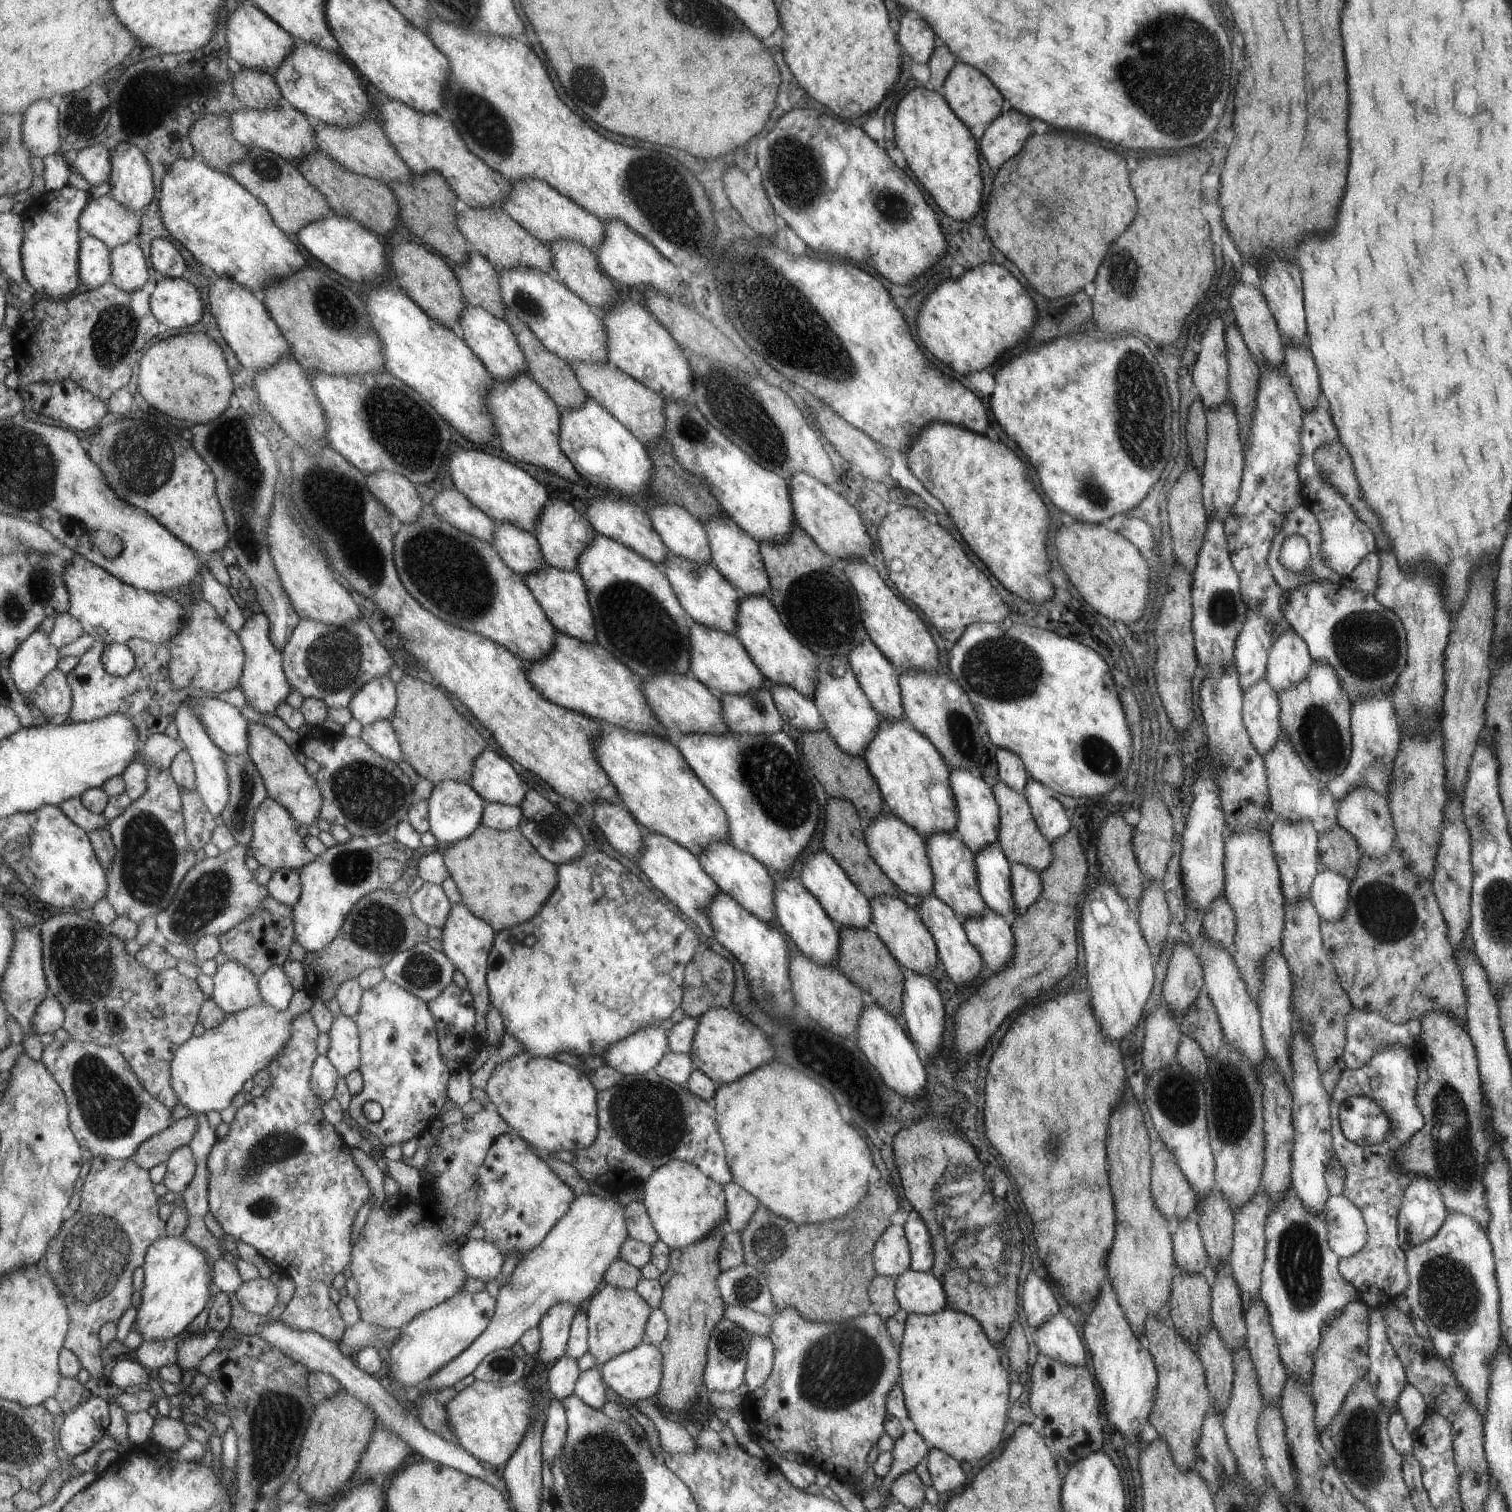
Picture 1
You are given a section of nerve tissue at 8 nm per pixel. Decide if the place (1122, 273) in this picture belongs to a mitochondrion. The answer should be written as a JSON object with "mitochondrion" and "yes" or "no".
{"mitochondrion":"yes"}

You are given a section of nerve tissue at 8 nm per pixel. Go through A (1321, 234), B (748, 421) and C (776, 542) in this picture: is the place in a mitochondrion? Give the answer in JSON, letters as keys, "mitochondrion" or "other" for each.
{"A":"other","B":"mitochondrion","C":"other"}

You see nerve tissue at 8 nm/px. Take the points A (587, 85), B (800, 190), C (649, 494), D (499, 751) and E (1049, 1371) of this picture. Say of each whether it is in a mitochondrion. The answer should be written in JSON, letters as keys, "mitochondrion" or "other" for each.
{"A":"mitochondrion","B":"mitochondrion","C":"other","D":"other","E":"other"}

